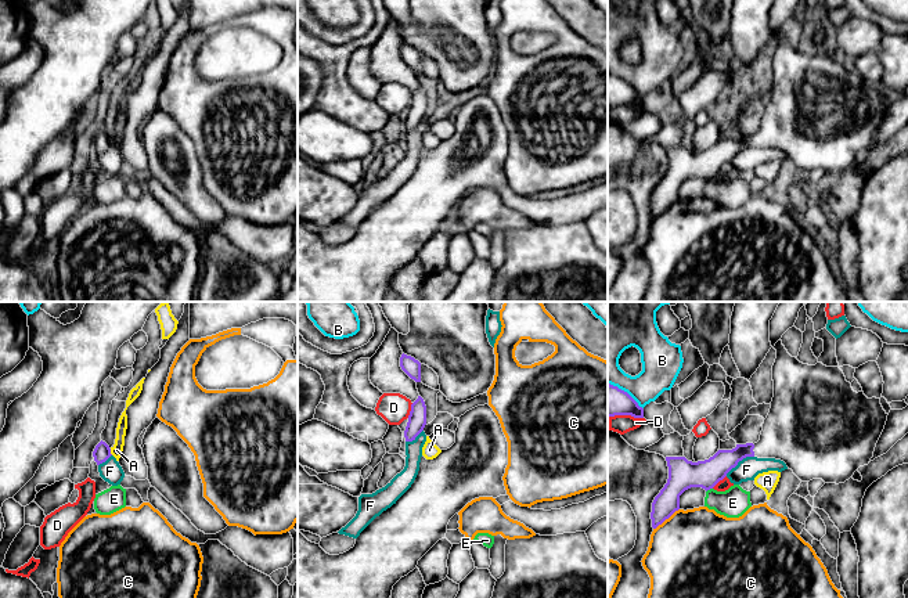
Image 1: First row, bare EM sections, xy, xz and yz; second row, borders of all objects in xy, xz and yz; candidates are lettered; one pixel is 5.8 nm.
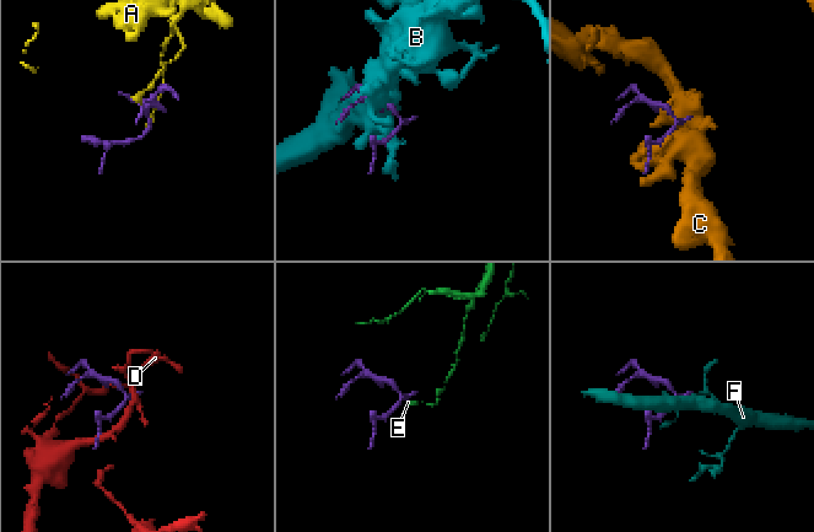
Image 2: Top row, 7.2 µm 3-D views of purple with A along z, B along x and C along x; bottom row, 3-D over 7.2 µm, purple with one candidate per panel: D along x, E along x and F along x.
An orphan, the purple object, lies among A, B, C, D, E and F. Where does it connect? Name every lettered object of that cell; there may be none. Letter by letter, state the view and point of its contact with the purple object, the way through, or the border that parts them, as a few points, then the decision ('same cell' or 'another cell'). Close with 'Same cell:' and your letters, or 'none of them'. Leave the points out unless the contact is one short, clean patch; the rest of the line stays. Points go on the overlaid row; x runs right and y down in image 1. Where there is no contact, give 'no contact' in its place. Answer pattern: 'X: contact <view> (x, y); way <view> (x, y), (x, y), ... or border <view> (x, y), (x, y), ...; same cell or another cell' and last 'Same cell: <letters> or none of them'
A: contact xy (110, 451); another cell
B: contact yz (626, 392); another cell
C: contact yz (666, 518); another cell
D: contact xz (411, 410); another cell
E: contact yz (709, 489); border yz (712, 487), (706, 492); another cell
F: contact yz (739, 460); border yz (753, 456), (743, 457), (725, 475); another cell
Same cell: none of them

